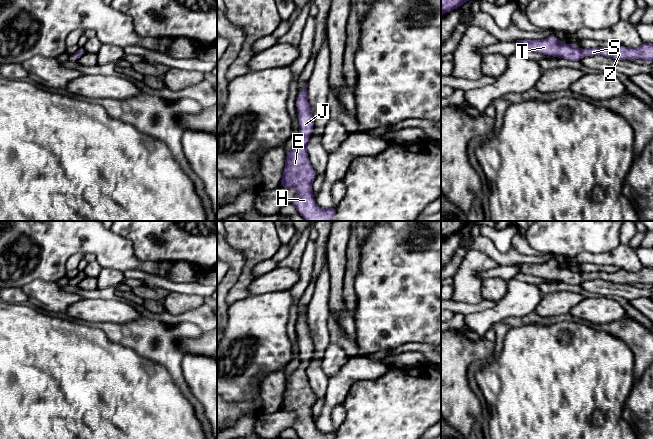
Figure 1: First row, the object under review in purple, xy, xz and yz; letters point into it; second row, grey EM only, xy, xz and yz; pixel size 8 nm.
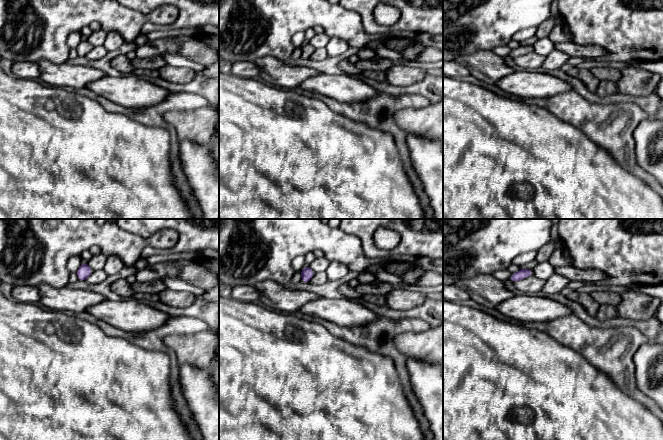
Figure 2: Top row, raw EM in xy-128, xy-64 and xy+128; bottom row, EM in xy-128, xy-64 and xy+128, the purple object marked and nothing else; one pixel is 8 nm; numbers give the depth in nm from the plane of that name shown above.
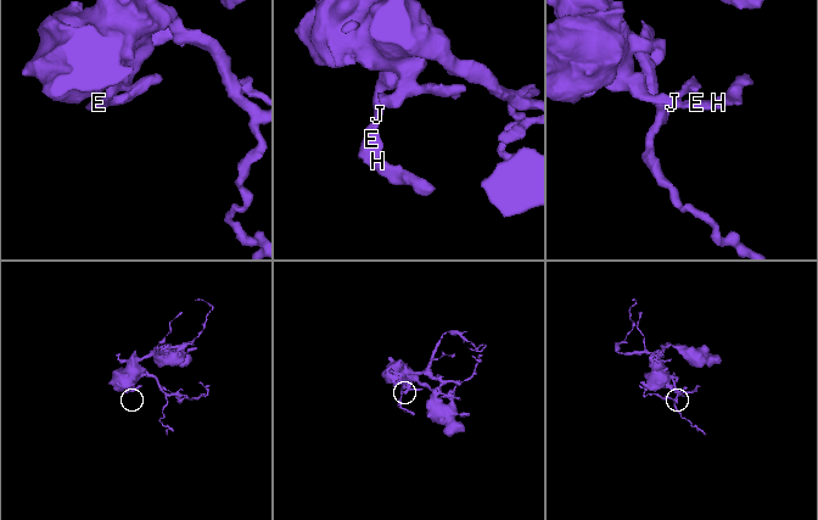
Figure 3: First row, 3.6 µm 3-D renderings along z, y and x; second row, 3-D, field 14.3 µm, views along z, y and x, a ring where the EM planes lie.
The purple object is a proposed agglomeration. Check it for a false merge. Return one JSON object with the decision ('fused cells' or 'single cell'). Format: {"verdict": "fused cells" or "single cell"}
{"verdict": "single cell"}

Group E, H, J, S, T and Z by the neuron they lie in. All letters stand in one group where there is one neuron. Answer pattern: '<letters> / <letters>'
E H J S T Z

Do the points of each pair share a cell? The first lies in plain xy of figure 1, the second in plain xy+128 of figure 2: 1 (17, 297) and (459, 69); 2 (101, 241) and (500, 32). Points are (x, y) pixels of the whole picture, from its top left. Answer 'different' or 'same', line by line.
1: same
2: same

